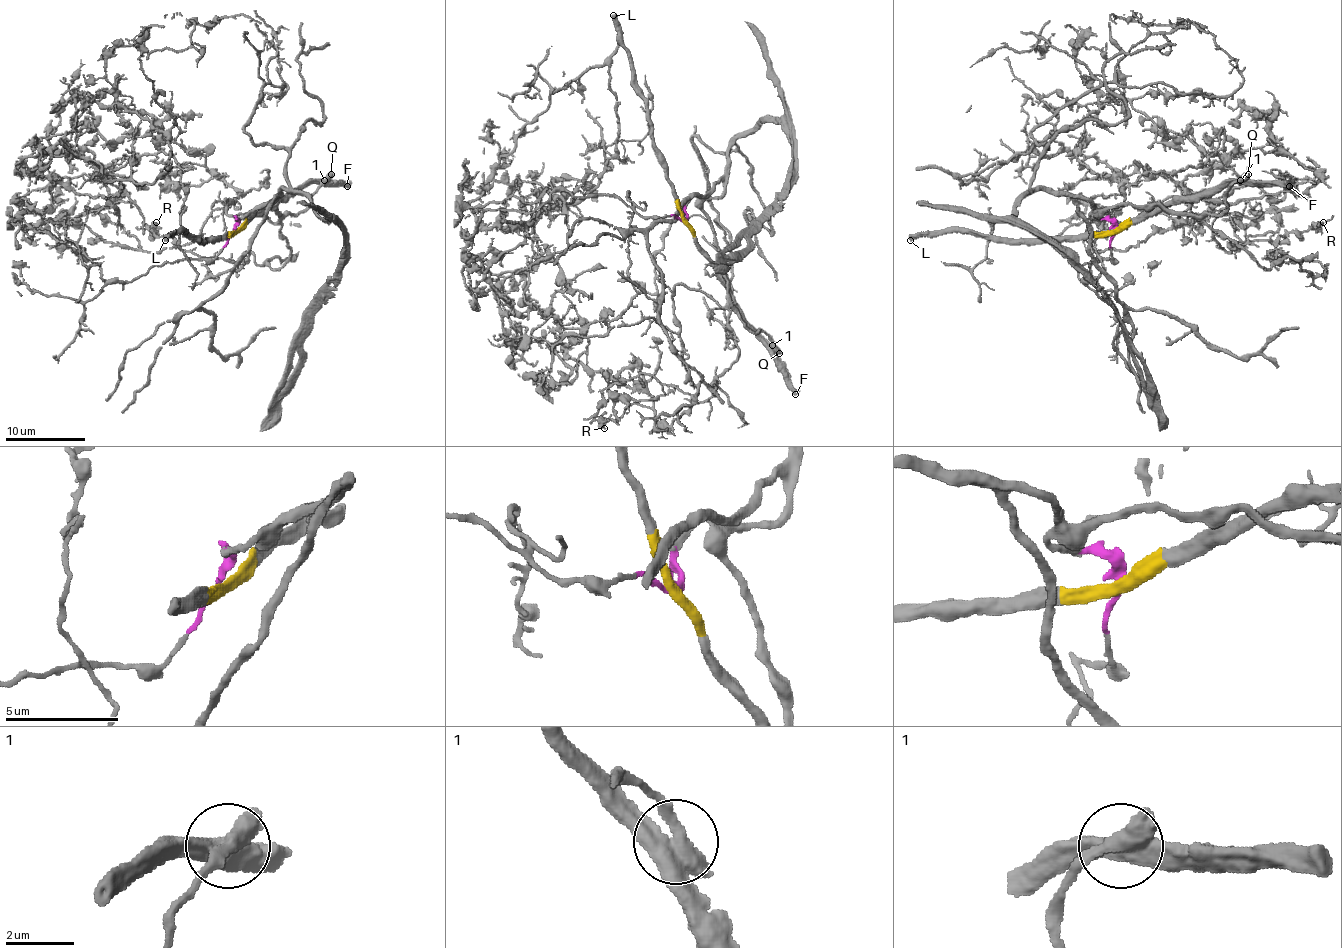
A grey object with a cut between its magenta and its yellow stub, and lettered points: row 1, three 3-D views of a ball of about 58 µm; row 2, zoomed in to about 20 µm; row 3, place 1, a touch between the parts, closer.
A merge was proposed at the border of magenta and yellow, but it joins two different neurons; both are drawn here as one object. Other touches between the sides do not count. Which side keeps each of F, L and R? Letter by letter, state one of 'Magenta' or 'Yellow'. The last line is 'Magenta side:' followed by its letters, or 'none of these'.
F: Yellow
L: Yellow
R: Magenta
Magenta side: R

